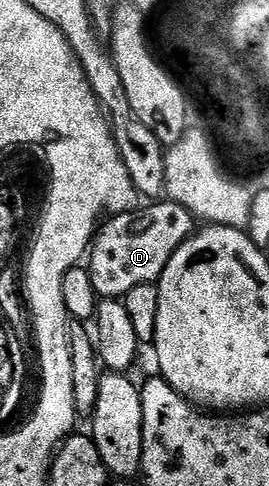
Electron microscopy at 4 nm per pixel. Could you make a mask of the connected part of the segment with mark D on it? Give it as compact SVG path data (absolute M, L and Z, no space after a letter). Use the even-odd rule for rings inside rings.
M156 200L143 208L137 208L125 214L111 215L97 229L92 240L90 253L86 258L90 280L94 280L97 295L101 299L114 298L120 300L123 299L126 292L130 292L130 288L138 288L138 284L159 283L166 264L170 264L170 256L174 256L174 252L178 252L181 244L187 238L191 238L193 233L194 219L192 214L186 208L182 208L182 204L171 200Z

